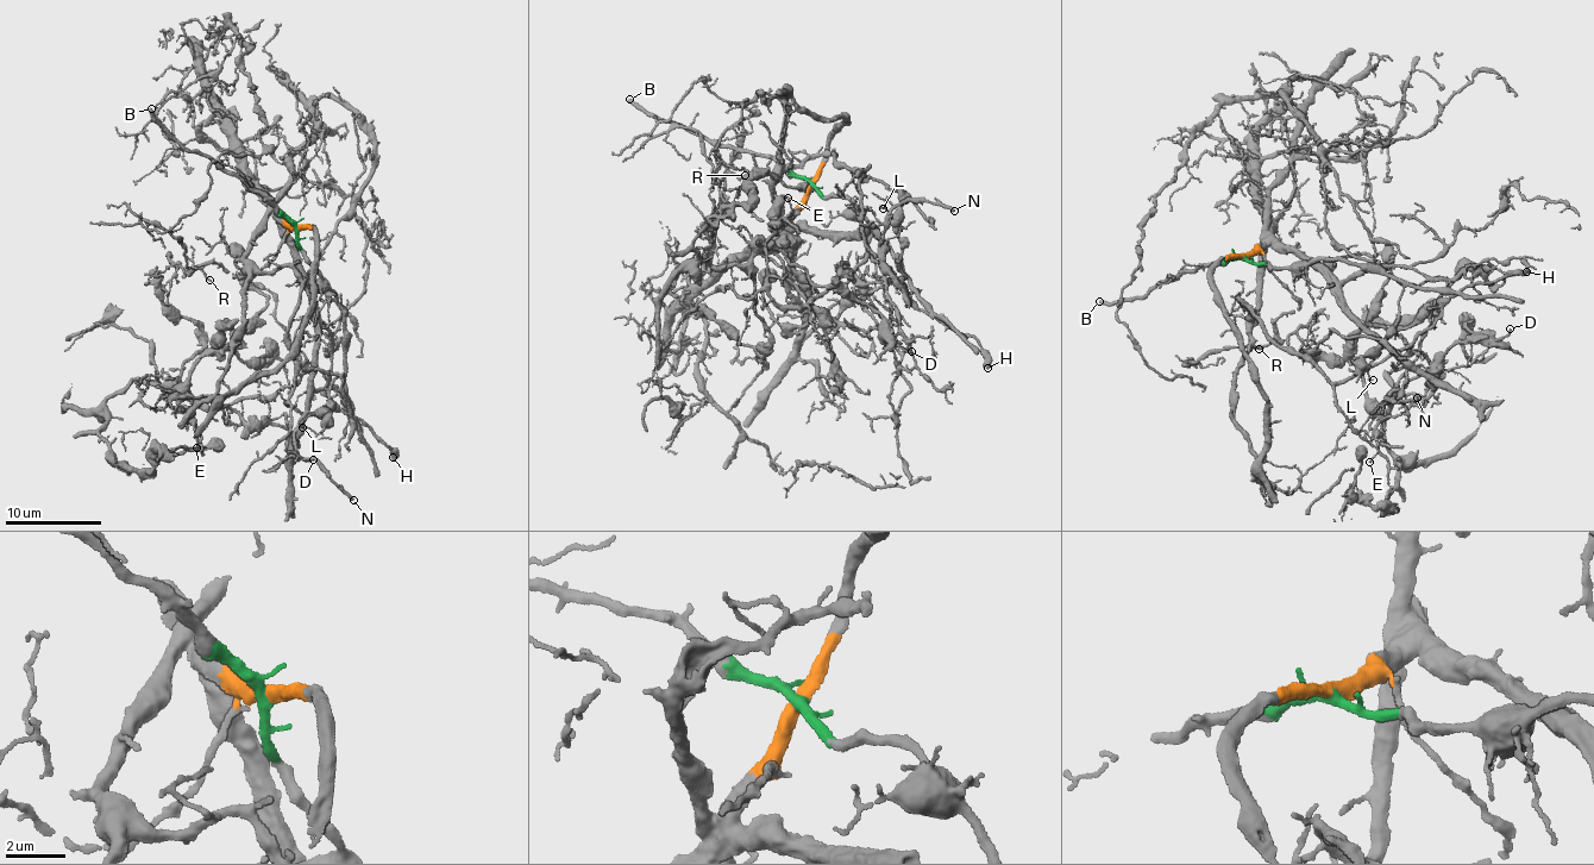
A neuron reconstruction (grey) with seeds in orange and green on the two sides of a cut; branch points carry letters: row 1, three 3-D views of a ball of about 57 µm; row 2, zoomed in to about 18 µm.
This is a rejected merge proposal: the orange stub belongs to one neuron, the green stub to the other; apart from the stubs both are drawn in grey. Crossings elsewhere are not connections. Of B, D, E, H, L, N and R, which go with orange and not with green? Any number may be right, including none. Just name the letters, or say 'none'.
D, E, N, R

